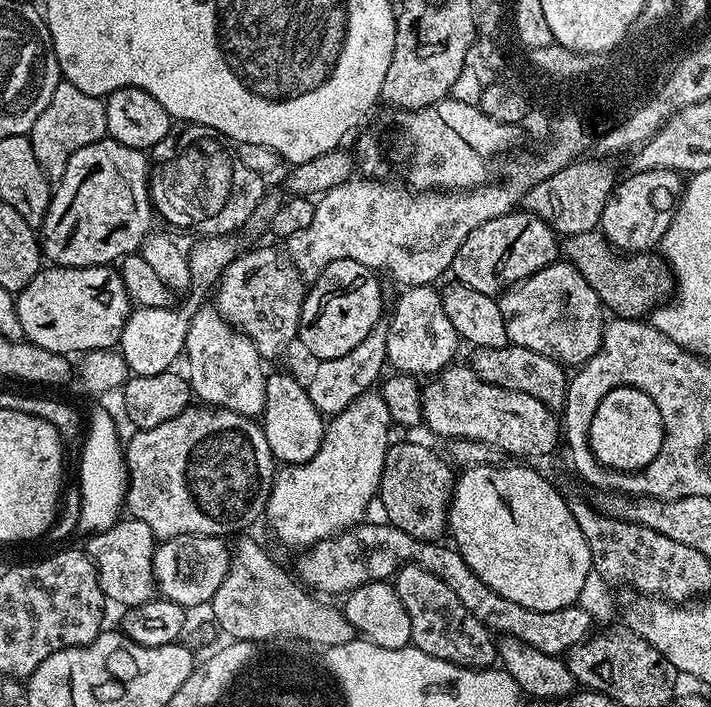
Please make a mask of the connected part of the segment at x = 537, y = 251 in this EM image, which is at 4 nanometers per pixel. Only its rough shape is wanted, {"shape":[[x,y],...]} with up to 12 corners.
{"shape":[[532,212],[482,222],[450,272],[496,298],[557,263],[558,233]]}

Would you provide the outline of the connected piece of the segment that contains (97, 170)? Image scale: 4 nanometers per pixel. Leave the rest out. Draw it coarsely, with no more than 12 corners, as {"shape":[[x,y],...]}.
{"shape":[[105,138],[55,181],[42,256],[115,265],[153,231],[150,160]]}

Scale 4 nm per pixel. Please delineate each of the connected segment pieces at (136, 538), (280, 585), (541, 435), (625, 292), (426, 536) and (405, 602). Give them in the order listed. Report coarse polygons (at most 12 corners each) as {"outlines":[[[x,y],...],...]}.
{"outlines":[[[120,518],[87,537],[105,601],[124,608],[157,595],[157,537]],[[235,537],[211,619],[233,641],[354,639],[339,607]],[[453,363],[422,388],[436,436],[548,456],[557,413]],[[599,230],[562,252],[605,309],[647,317],[673,295],[663,255],[621,254]],[[389,443],[378,493],[387,523],[445,535],[453,465]],[[422,566],[396,571],[411,647],[463,668],[497,663],[493,633]]]}

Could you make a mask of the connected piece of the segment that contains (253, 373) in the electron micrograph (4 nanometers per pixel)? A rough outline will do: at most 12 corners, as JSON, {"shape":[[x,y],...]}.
{"shape":[[217,307],[195,309],[186,377],[210,408],[263,417],[265,361]]}

